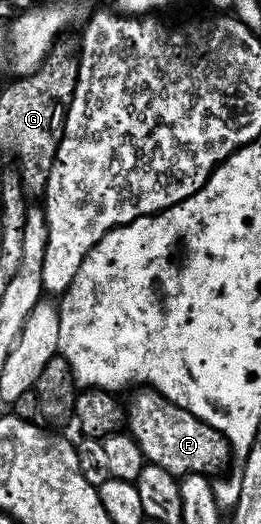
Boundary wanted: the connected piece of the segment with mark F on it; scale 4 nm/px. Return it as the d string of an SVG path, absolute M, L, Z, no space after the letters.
M141 388L127 402L127 430L145 454L146 463L161 466L184 480L190 474L214 476L231 462L229 441L203 420L191 416L183 408L171 404L157 390Z

